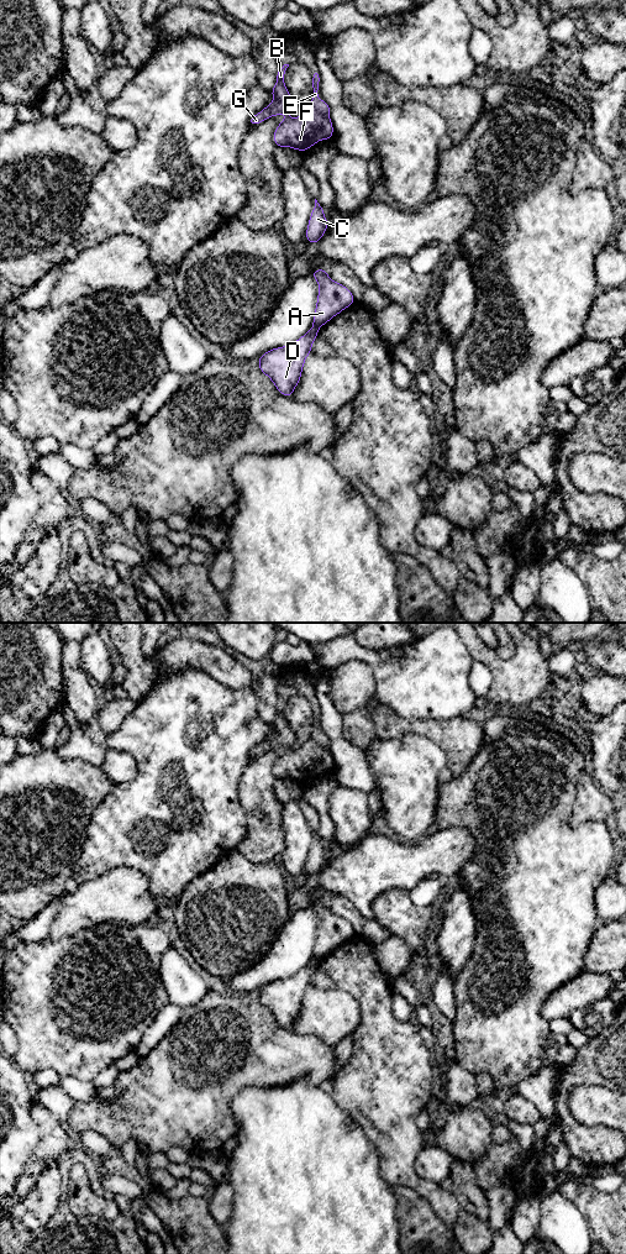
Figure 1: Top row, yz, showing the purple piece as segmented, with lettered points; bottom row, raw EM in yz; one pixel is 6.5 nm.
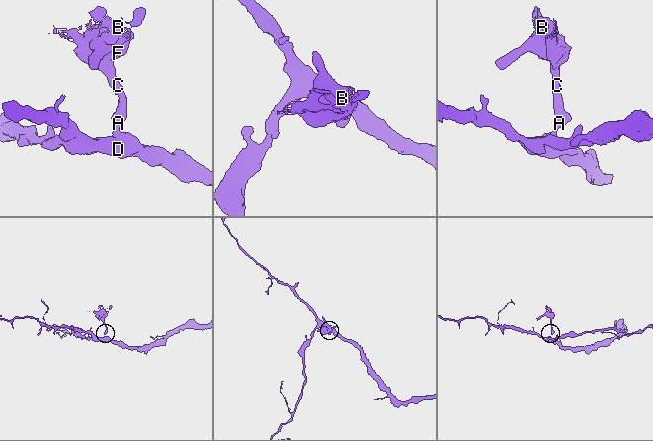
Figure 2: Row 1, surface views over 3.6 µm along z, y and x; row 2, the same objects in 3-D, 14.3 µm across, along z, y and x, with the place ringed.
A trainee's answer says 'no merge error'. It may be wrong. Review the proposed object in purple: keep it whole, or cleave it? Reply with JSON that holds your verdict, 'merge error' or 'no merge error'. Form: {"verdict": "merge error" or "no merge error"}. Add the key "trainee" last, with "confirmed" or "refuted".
{"verdict": "merge error", "trainee": "refuted"}

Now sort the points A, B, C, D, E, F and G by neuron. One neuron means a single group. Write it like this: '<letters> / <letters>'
A B C E F G / D

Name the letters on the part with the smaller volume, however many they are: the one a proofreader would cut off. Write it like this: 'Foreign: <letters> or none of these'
Foreign: A, B, C, E, F, G

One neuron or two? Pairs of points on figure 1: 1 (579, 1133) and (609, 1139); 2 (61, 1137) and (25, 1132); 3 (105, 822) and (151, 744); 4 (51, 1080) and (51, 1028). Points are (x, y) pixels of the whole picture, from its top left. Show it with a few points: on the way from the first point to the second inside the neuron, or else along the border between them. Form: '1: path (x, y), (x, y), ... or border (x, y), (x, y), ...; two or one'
1: path (587, 1139), (601, 1139); one
2: border (32, 1106), (38, 1143), (27, 1161); two
3: path (125, 802), (151, 776), (151, 764); one
4: border (58, 1075), (51, 1069), (41, 1069), (33, 1076); two

